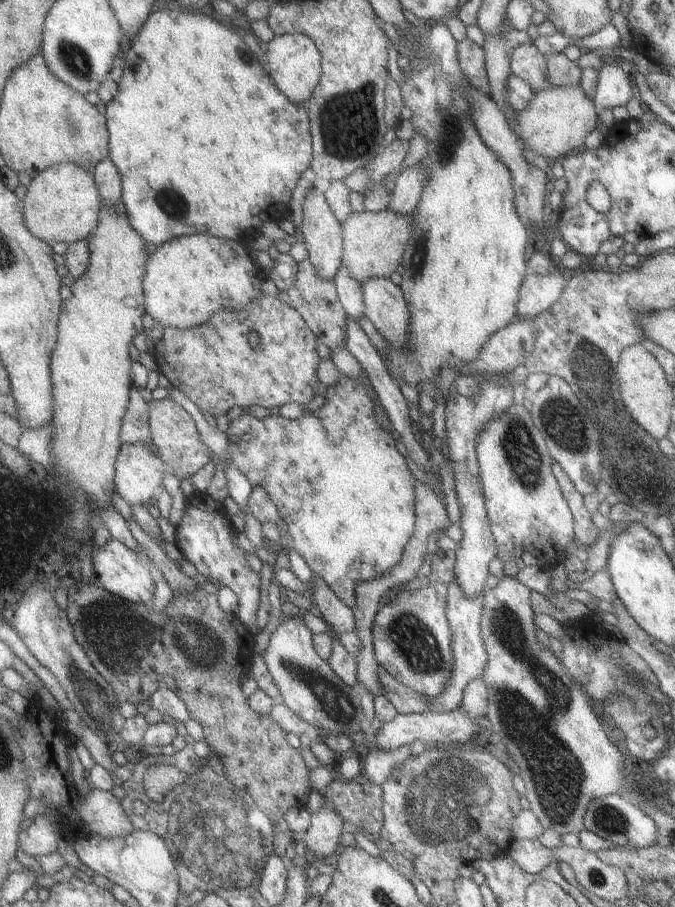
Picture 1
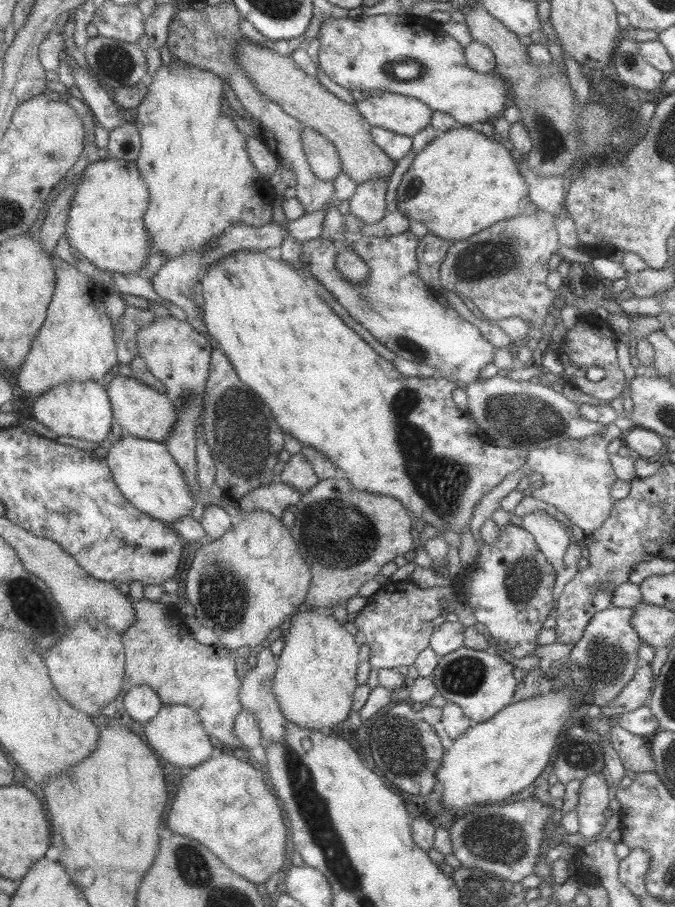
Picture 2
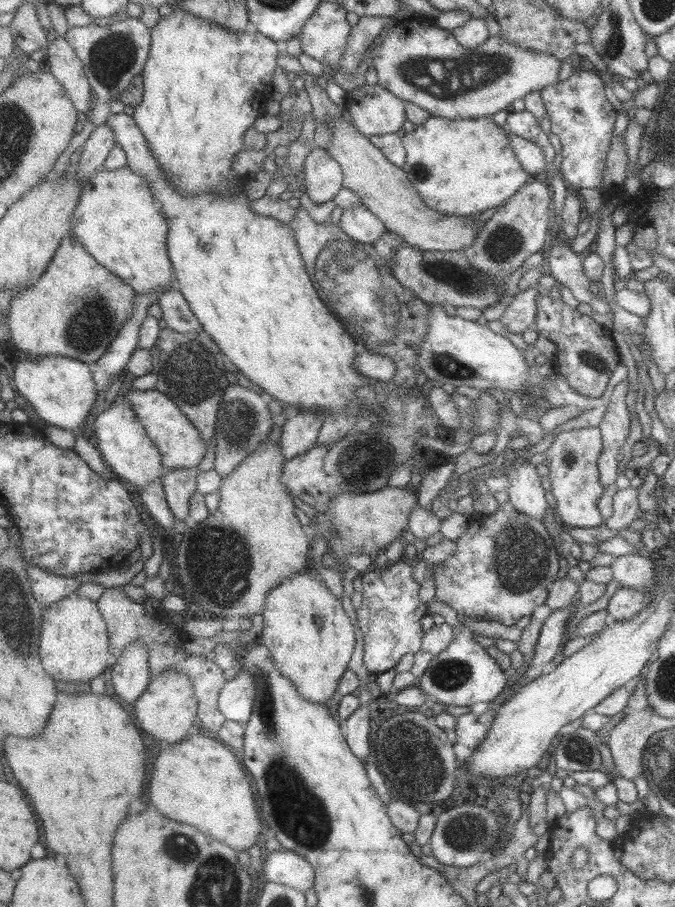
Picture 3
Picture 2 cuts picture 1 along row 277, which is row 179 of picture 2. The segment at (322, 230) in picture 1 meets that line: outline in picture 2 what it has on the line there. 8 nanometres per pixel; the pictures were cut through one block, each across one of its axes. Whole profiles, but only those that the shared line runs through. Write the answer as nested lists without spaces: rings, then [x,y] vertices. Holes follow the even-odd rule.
[[[306,126],[302,127],[302,144],[310,170],[322,182],[333,182],[342,171],[341,160],[335,146],[320,132]]]

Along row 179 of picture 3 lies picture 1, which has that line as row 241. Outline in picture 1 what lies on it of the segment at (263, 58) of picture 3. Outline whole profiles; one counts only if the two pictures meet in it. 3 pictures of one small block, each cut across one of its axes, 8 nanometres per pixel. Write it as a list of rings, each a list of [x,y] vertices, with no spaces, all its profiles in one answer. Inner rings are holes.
[[[209,234],[179,236],[158,246],[148,258],[142,279],[146,312],[158,325],[188,330],[204,324],[214,312],[220,312],[220,308],[240,310],[256,296],[262,296],[260,284],[263,280],[262,272],[254,264],[246,245],[241,241]]]

